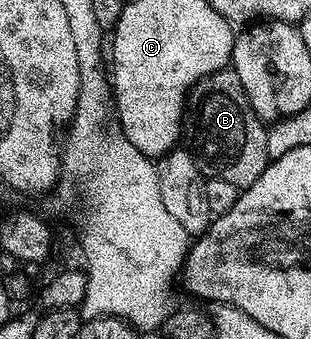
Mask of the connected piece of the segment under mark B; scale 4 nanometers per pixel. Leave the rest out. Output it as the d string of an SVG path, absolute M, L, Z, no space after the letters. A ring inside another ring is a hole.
M228 66L201 78L191 87L186 108L185 136L195 140L189 144L189 151L195 157L197 166L202 170L204 177L224 179L231 182L240 190L248 188L257 178L261 178L263 171L267 169L269 157L267 155L266 138L268 125L259 119L245 90L241 86L241 78L237 78L235 69Z

